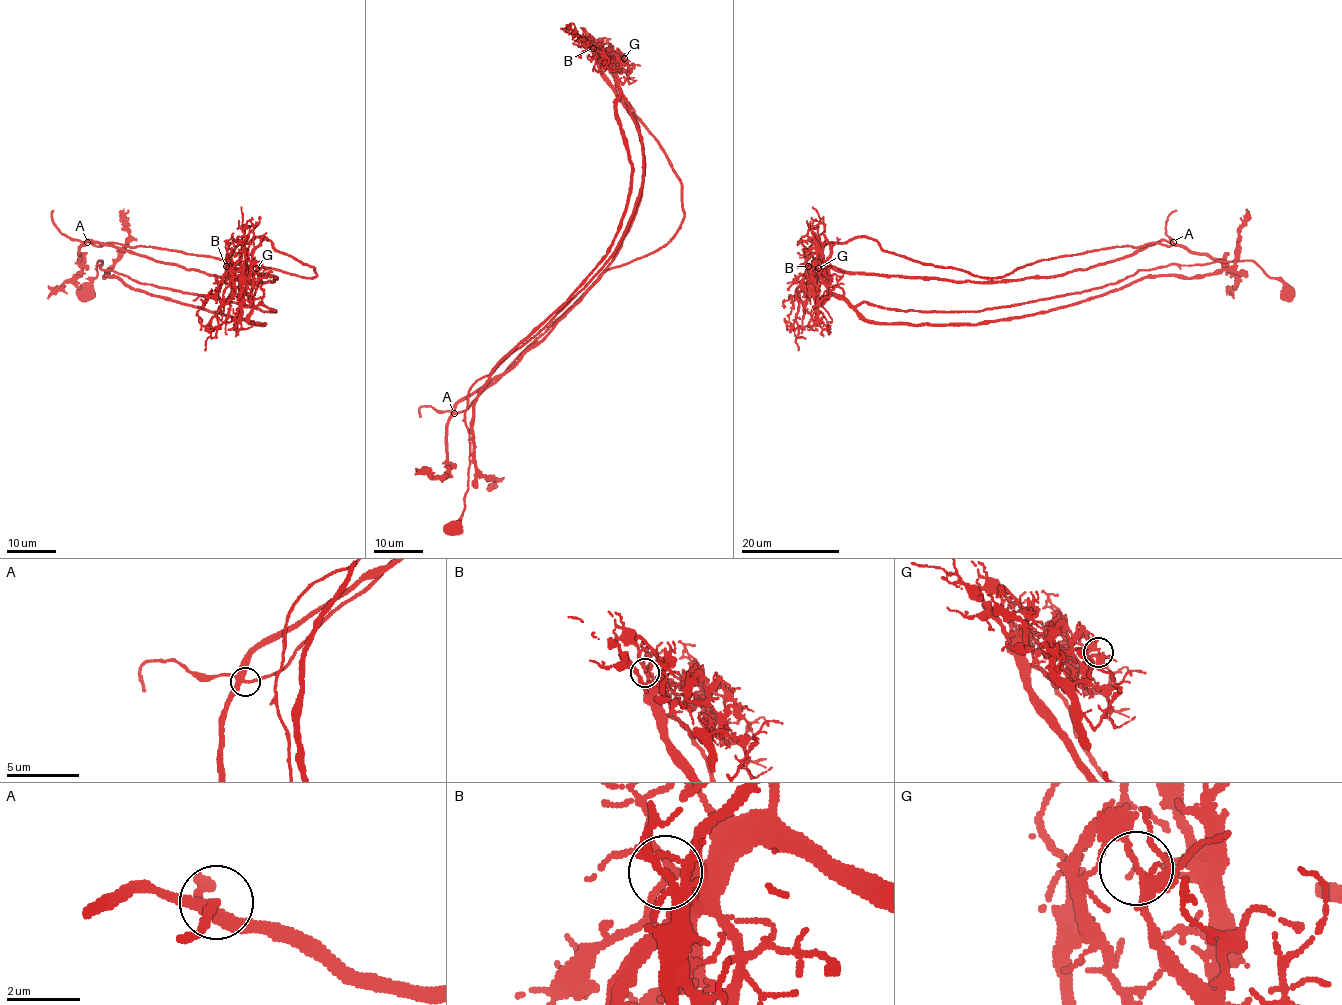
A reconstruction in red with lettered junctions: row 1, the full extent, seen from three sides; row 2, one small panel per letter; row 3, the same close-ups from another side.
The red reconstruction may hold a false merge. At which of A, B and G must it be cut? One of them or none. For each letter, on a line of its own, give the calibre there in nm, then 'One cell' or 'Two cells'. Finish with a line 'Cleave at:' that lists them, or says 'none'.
A: Thickness 320 nm. One cell
B: Thickness 220 nm. One cell
G: Thickness 260 nm. Two cells
Cleave at: G

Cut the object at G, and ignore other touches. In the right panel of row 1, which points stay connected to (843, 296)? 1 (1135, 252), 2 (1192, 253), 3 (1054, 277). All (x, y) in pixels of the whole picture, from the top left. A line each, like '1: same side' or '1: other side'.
1: other side
2: other side
3: other side

